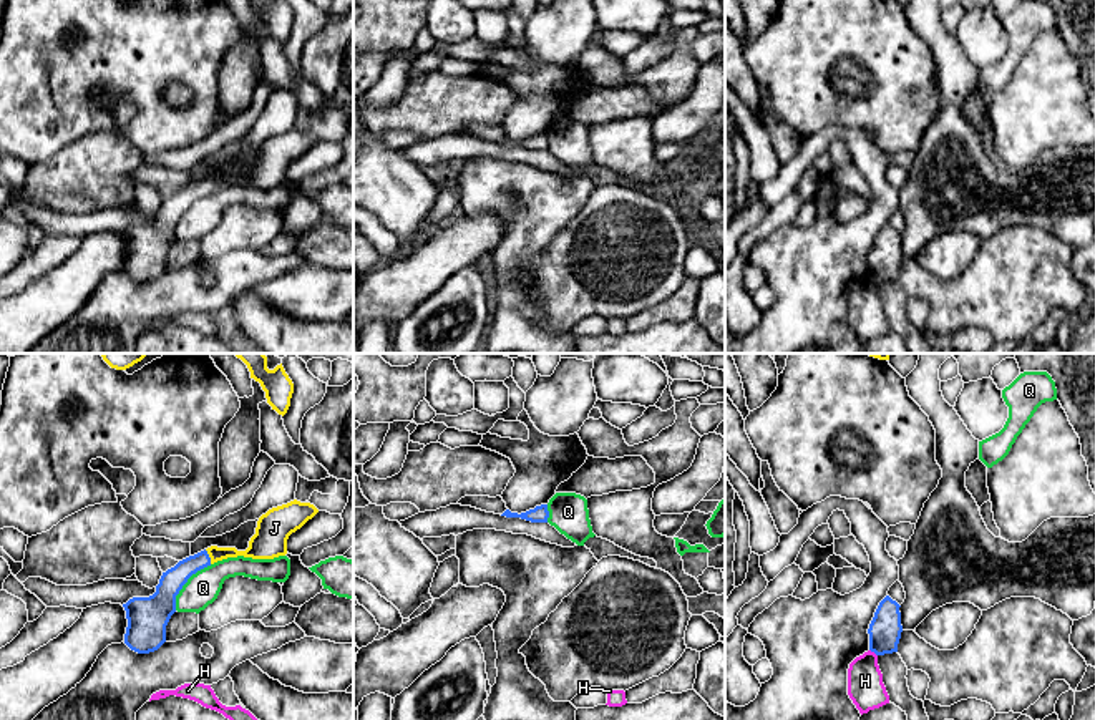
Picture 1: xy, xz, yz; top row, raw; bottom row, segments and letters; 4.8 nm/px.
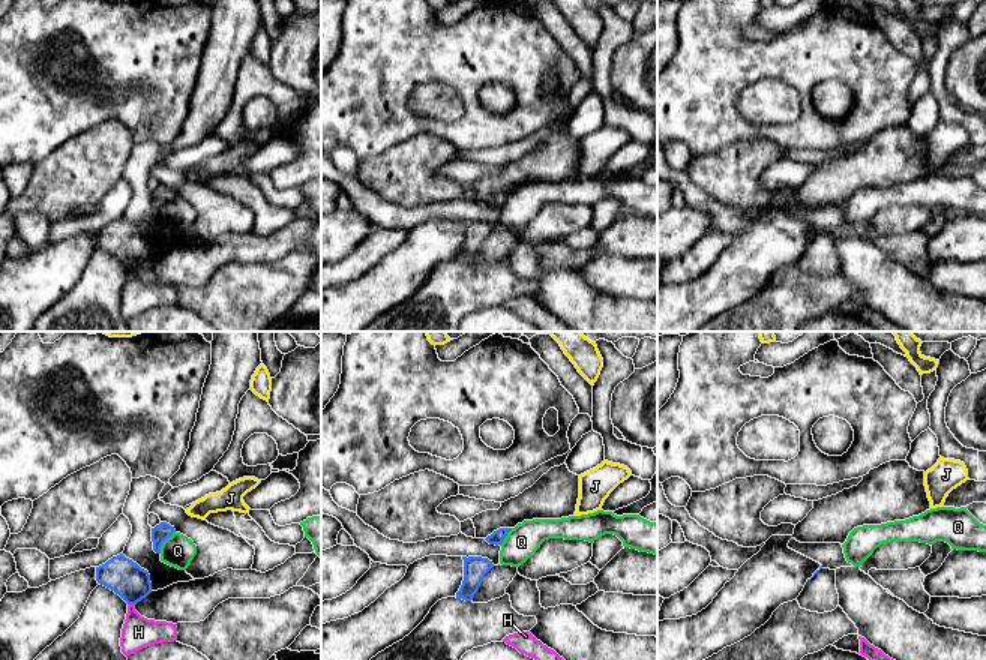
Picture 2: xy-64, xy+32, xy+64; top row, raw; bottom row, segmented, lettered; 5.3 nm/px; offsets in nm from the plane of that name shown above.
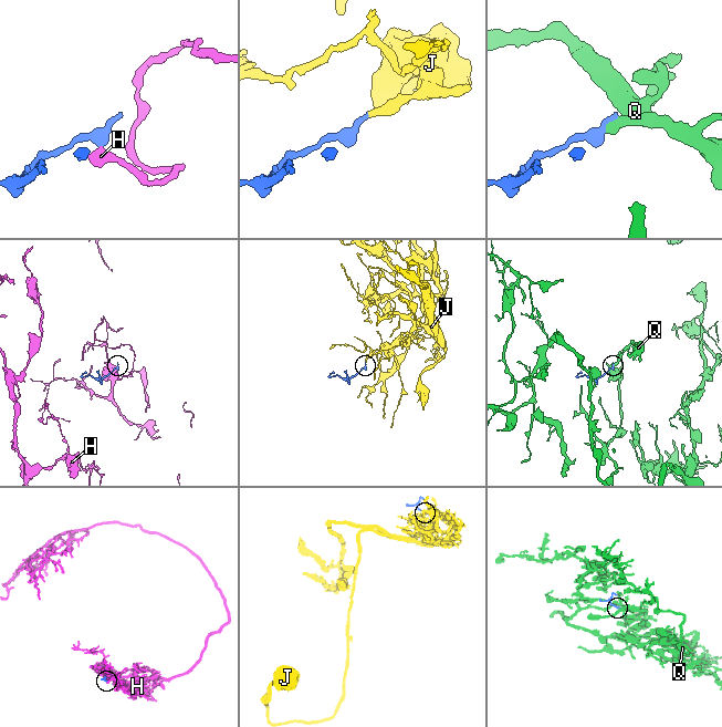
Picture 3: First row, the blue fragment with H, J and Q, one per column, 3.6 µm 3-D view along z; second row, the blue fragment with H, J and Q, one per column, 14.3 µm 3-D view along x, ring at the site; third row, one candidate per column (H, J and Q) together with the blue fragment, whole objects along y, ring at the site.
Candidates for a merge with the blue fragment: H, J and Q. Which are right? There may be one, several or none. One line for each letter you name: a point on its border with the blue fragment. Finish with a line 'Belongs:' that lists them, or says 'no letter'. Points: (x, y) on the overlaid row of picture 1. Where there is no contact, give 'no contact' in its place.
J: xy (208, 556)
Belongs: J

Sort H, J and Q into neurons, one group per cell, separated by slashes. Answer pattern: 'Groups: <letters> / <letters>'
Groups: H / J / Q

